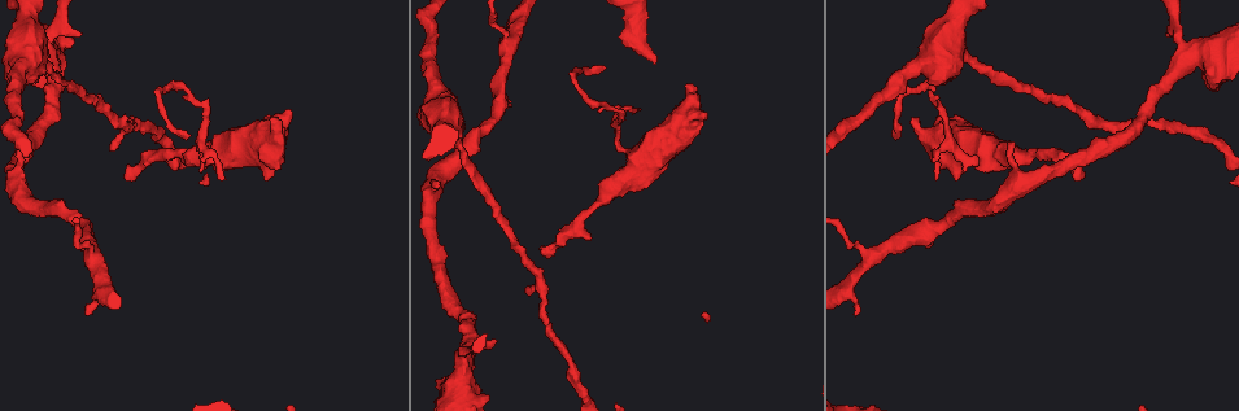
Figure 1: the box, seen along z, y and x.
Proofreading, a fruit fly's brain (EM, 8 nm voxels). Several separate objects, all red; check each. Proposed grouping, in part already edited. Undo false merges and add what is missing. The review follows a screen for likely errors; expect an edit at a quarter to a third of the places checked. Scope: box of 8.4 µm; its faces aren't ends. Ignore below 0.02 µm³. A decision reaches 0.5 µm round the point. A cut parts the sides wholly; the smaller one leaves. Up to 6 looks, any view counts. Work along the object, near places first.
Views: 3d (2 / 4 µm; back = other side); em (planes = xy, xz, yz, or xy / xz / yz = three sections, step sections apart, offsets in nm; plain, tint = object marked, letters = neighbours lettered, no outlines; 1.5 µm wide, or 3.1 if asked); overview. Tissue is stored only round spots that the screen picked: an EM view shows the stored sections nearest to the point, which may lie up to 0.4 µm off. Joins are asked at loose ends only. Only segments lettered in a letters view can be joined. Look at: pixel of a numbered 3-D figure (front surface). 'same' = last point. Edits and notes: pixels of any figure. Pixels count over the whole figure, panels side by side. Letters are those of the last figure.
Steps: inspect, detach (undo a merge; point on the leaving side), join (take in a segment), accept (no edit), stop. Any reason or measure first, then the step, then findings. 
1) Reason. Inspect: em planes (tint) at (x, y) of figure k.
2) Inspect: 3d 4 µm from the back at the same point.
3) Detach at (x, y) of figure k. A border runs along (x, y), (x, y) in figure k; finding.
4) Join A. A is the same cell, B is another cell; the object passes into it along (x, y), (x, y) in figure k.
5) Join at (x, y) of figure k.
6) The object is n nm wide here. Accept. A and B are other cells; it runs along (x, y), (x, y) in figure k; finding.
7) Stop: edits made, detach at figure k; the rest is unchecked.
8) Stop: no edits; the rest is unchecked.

Long arm stops here. Inspect: 3d 2 µm at (124, 176) of figure 1.

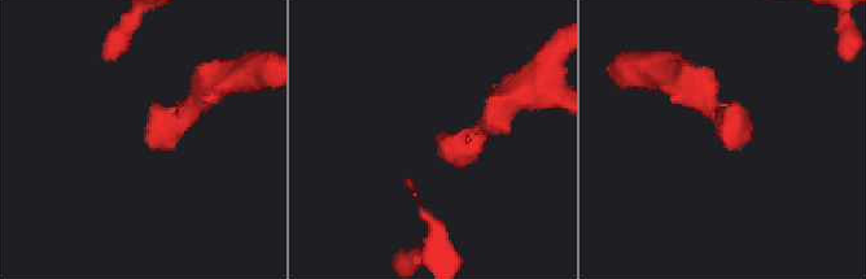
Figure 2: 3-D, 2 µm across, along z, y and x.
Inspect: em planes (letters) at (725, 140) of figure 2.

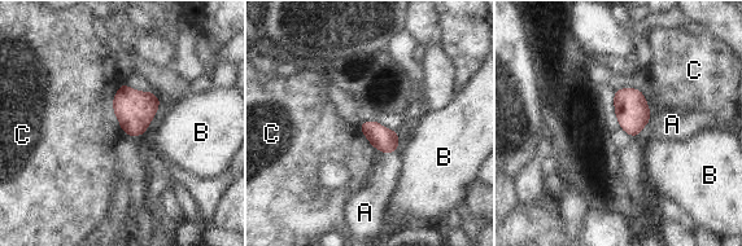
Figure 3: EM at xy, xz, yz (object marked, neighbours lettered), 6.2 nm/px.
Join A. A is the same cell, B and C are other cells; the object passes into it along (380, 137), (389, 152), (385, 172) in figure 3; the neuron continues.

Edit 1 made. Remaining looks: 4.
Redraw. Inspect: overview.

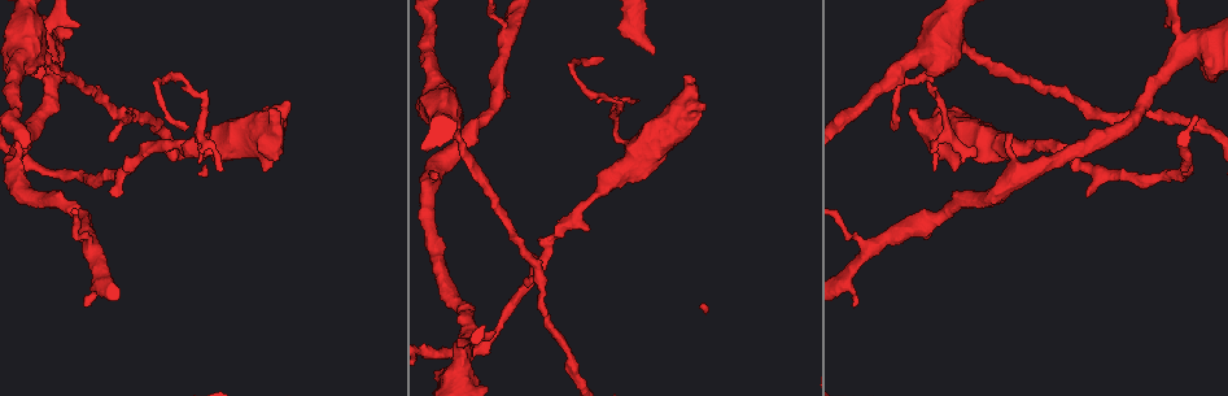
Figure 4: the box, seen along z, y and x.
Branch stops here. Inspect: em planes (plain) at (1166, 24) of figure 4.

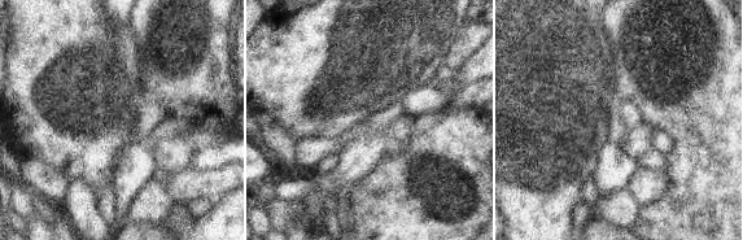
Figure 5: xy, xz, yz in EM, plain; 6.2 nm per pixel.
See the neighbours. Inspect: em planes (letters) at the same point.

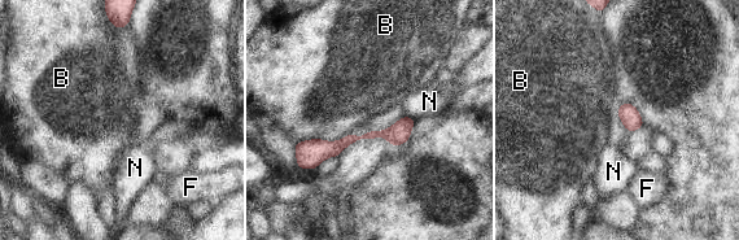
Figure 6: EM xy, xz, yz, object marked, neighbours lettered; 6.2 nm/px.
Accept. B, F and N are other cells; a border runs along (350, 131), (336, 140), (294, 143) in figure 6; no lettered segment goes on from it.

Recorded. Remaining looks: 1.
Stop: edits made, join at figure 3; the rest is unchecked.

